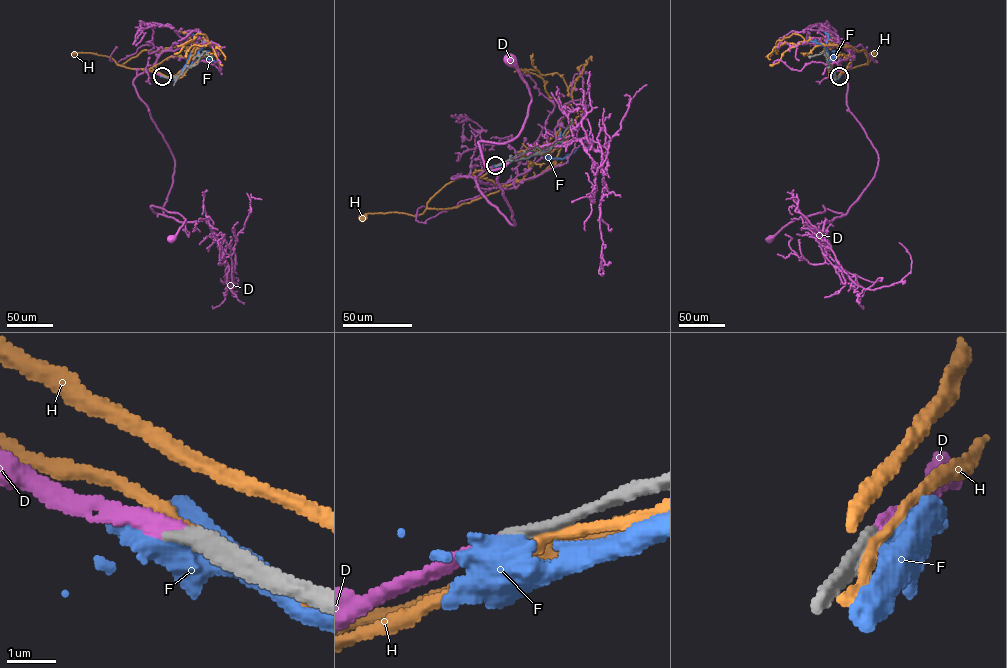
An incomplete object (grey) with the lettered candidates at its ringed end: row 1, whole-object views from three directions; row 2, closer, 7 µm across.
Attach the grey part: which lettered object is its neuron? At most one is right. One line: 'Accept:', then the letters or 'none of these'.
Accept: D

